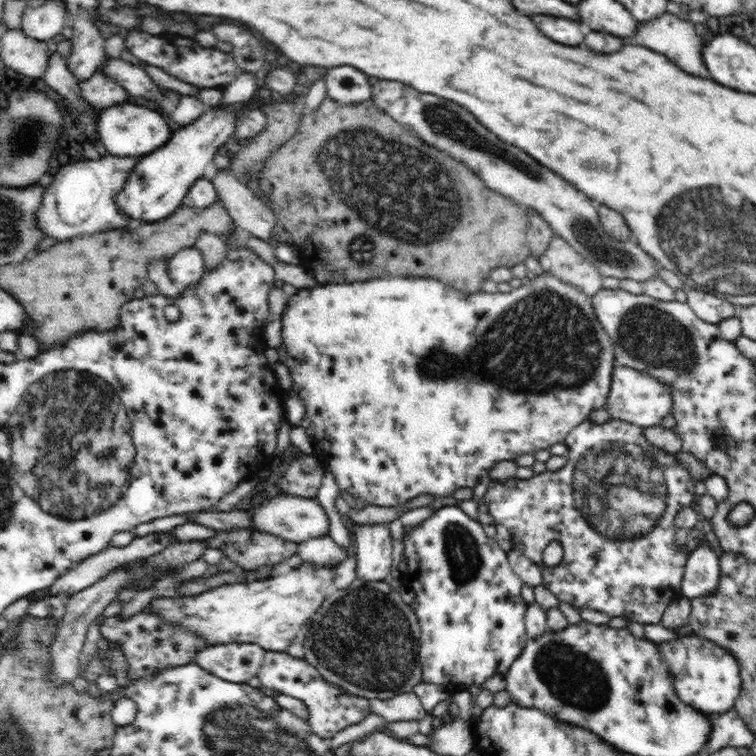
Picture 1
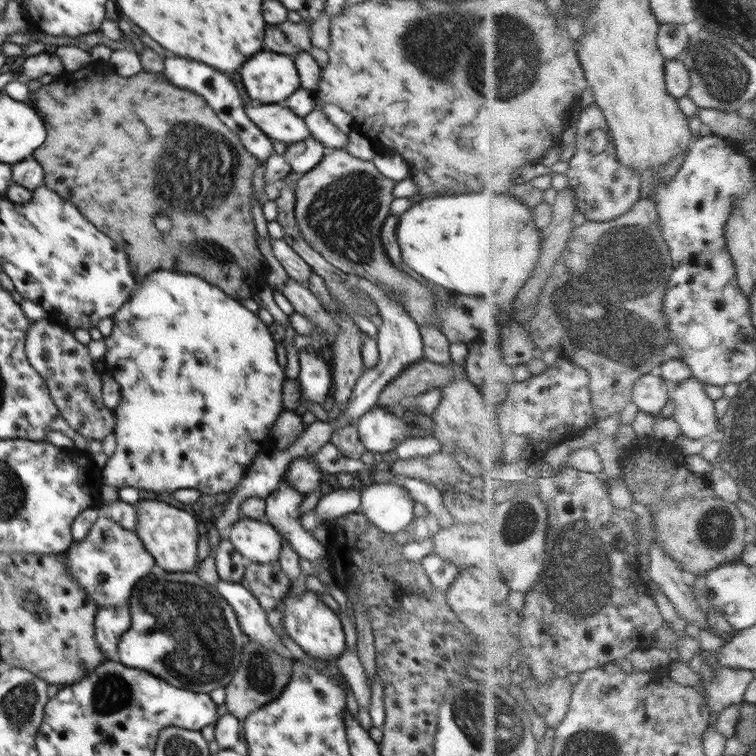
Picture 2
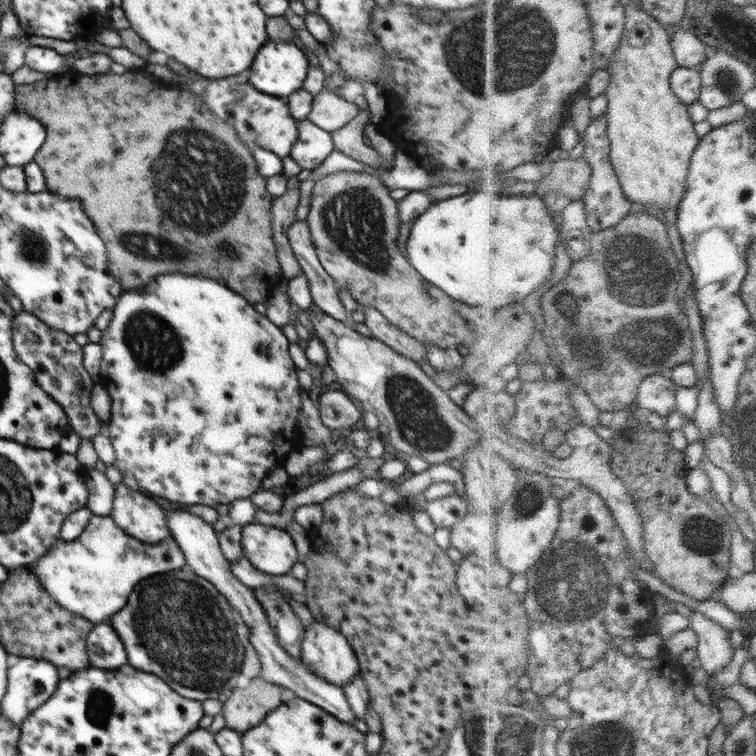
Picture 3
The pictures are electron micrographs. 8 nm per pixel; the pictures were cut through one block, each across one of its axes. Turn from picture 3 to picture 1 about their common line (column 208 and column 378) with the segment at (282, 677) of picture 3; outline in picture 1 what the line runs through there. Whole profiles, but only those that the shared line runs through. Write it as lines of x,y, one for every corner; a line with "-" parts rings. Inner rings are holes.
355,524
350,529
355,531
355,546
357,560
357,578
362,580
384,580
390,576
392,568
392,540
394,539
387,524

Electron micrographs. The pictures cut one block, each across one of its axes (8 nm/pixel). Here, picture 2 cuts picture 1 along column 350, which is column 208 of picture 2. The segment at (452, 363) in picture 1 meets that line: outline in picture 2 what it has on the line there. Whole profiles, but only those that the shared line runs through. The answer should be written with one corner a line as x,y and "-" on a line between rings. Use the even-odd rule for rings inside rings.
158,270
139,280
130,298
113,315
112,334
105,338
106,354
103,364
105,369
110,370
112,378
120,384
122,390
120,402
114,409
116,426
112,433
116,440
116,451
112,457
107,458
106,465
102,469
104,484
111,484
117,489
133,486
137,489
150,490
150,492
174,492
181,488
196,489
201,493
213,495
232,492
245,477
247,469
256,456
260,455
262,450
266,452
270,450
273,442
271,428
275,425
281,411
286,410
282,404
282,385
287,376
283,369
284,362
280,347
270,334
269,326
264,324
255,312
248,310
241,303
229,297
220,288
190,274

